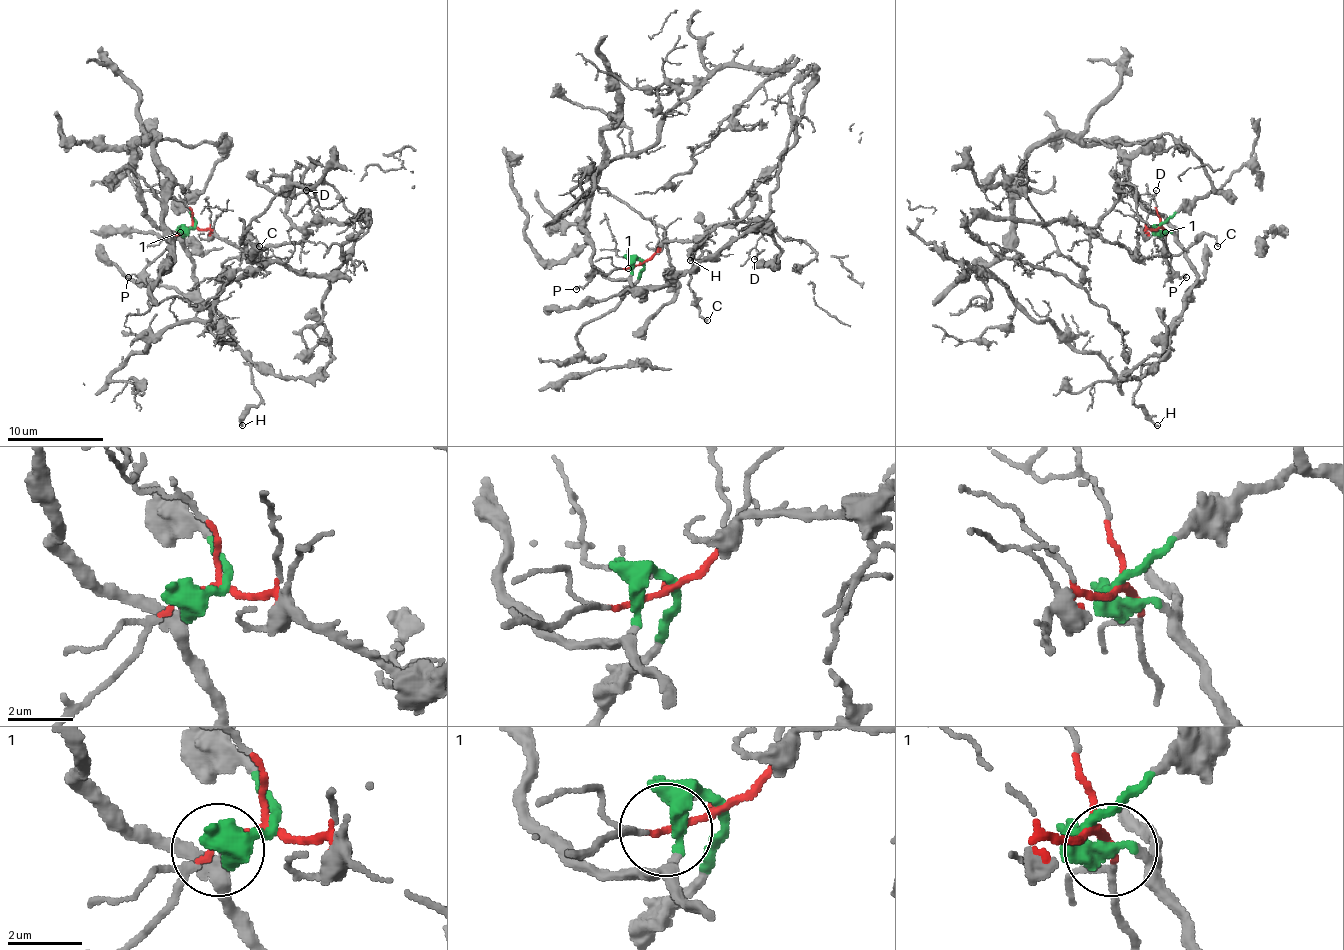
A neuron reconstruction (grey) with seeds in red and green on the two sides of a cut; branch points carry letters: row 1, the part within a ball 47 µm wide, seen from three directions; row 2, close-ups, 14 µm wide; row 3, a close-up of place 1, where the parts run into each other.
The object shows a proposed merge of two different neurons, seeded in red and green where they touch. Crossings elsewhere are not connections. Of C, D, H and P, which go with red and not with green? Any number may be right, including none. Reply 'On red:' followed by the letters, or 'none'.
On red: C, D, P

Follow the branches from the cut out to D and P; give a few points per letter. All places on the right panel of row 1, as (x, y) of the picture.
D: (1160, 227), (1146, 230), (1136, 251), (1112, 244), (1092, 227), (1119, 198), (1119, 191), (1148, 203), (1155, 191)
P: (1160, 227), (1165, 232), (1170, 266), (1187, 278)

